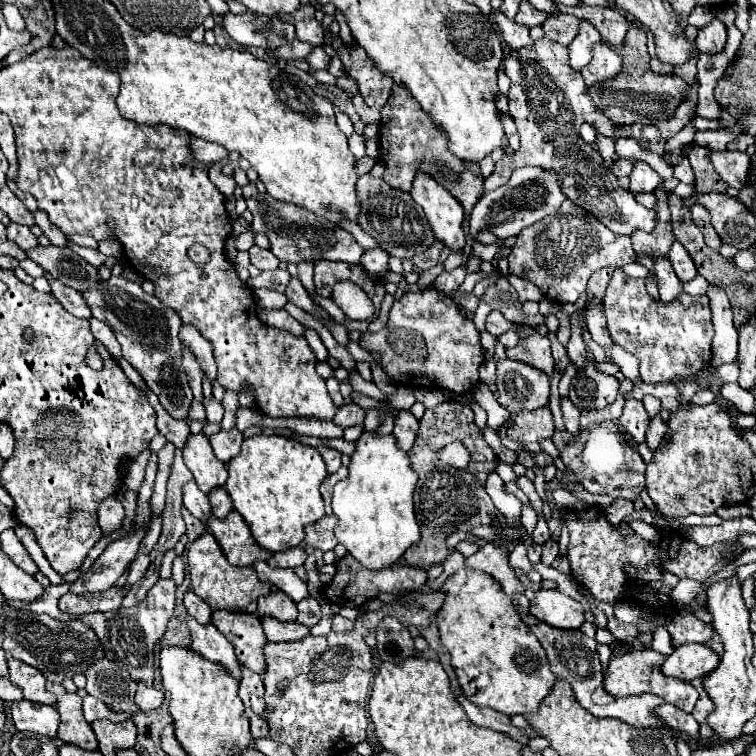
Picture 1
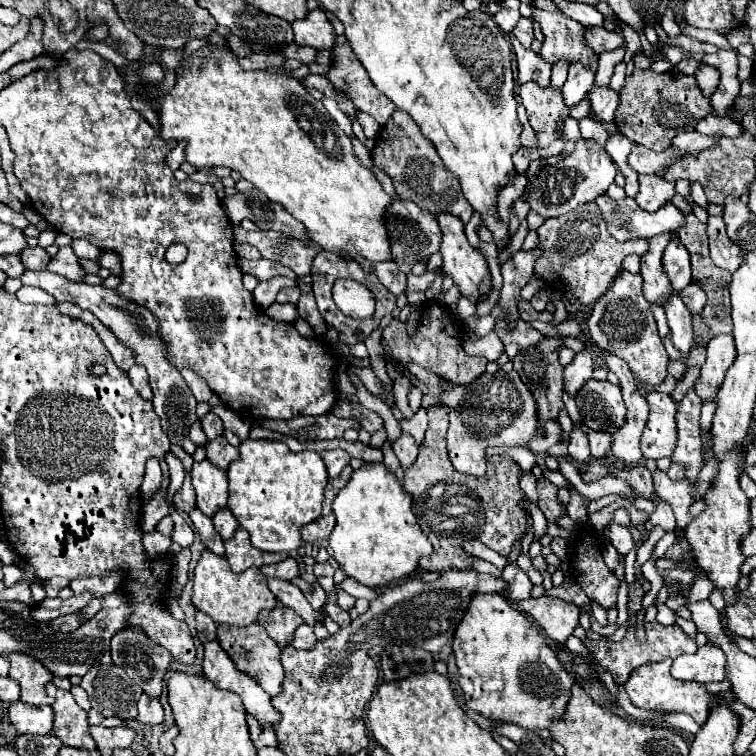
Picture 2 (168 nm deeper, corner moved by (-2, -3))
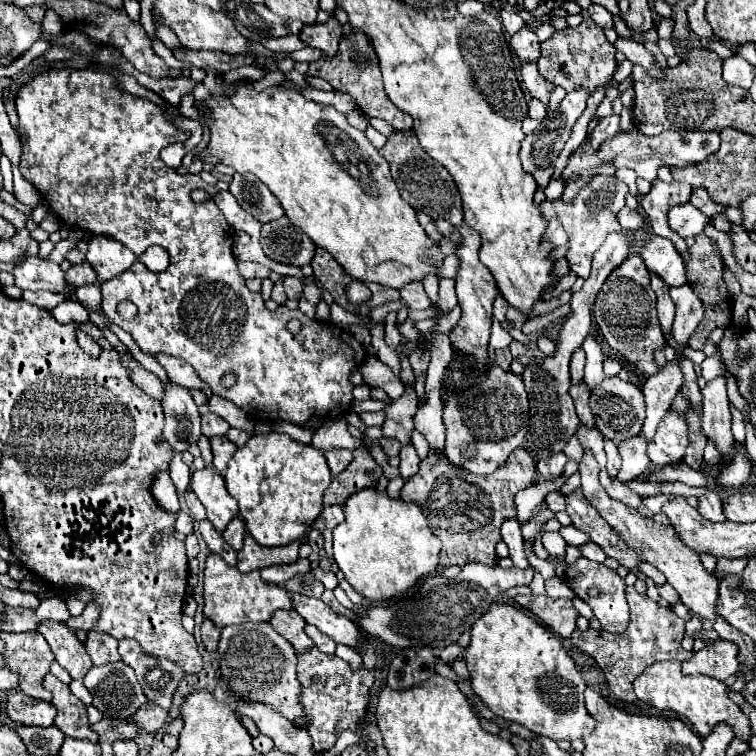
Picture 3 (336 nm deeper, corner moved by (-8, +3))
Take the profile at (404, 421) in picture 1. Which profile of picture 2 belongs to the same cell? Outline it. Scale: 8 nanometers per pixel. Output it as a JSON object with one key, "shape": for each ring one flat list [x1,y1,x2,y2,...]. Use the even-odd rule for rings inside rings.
{"shape":[[402,433,394,443,392,443,392,449,396,453,396,457,400,459,400,465,406,469,410,467,414,461,416,461,416,455,418,455,418,445,416,441,408,435,408,433]]}

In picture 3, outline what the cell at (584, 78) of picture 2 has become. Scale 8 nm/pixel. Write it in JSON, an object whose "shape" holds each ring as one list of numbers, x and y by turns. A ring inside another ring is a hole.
{"shape":[[570,91,566,93,566,97,560,101,558,109,552,111,546,121,542,121,542,125,534,131,534,135,526,135,522,141,522,147,520,147,520,159,522,159,522,165,524,165,524,171,530,173,538,187,544,189,548,185,548,181,552,179,554,175,554,161,556,157,560,155,560,151,564,149,564,143,568,141,570,137,570,131,572,131,572,125,576,123,576,119,582,115,582,111,586,109,586,101,588,101,590,95,586,95,586,91]]}

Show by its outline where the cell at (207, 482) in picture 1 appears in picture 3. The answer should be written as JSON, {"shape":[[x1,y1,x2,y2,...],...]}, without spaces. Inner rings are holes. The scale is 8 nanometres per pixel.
{"shape":[[214,467,196,471,192,475,190,489,206,507,208,521,214,525,218,533,222,533,226,525,238,515,238,503,230,497,230,493,224,487,224,477,218,471,214,471]]}

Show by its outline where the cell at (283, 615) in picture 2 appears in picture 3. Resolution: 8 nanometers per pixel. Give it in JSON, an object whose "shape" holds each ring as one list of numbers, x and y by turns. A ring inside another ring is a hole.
{"shape":[[288,609,288,611,276,611,270,619,270,625,284,637,292,643,292,647,296,649,296,653,304,653,308,649,314,647,314,641,310,641,306,635,304,635,304,619,294,611,294,609]]}

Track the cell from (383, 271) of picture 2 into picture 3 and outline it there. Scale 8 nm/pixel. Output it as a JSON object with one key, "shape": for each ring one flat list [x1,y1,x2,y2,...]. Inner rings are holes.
{"shape":[[408,283,406,287,402,287,400,297,406,301,406,305,410,309,428,309,432,305,432,301,428,299,428,295,420,283]]}

